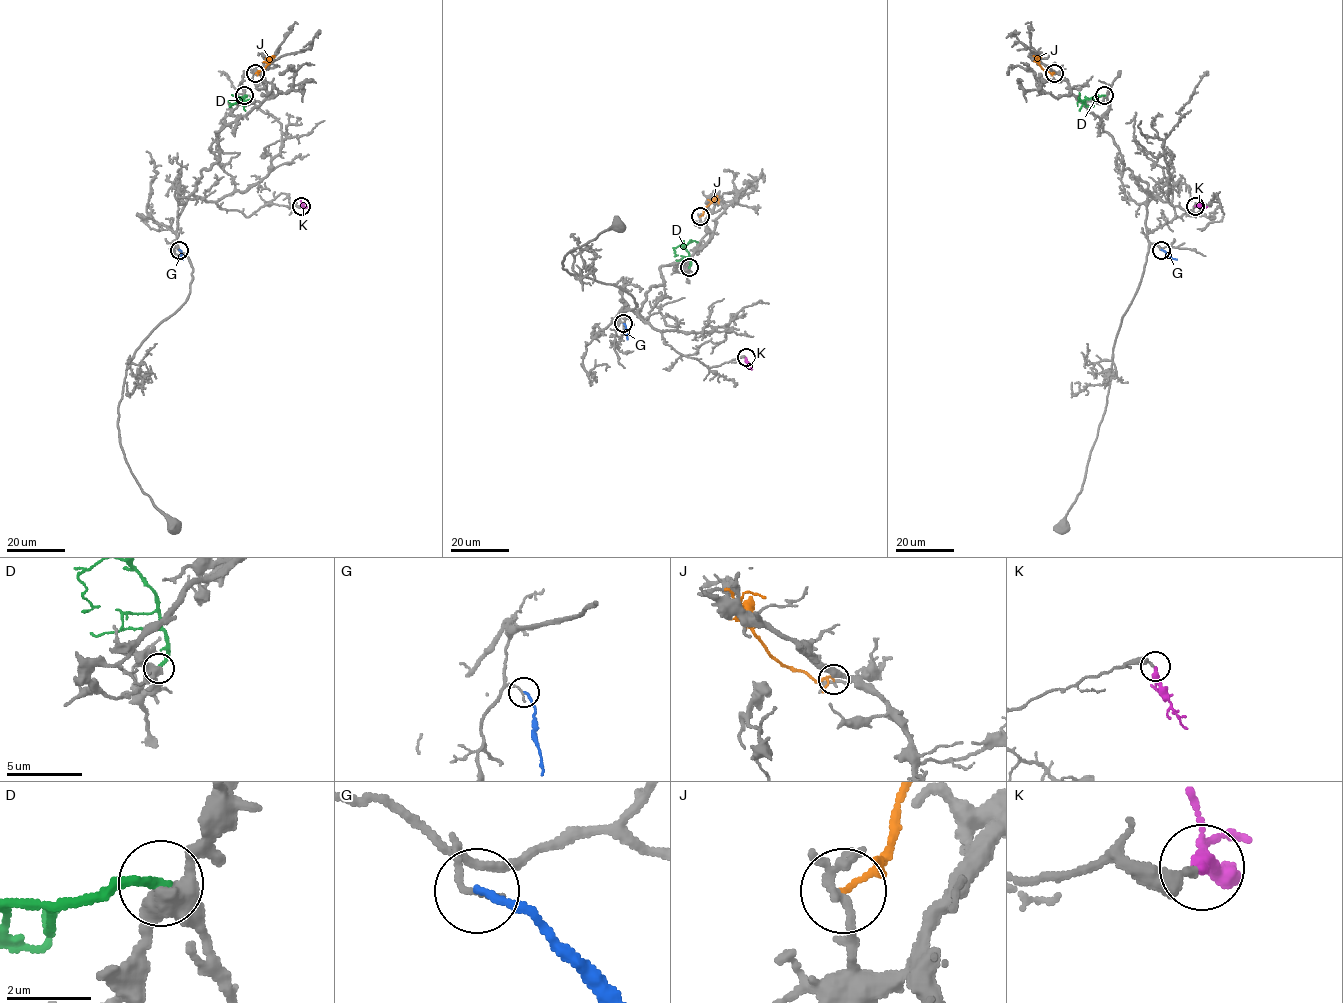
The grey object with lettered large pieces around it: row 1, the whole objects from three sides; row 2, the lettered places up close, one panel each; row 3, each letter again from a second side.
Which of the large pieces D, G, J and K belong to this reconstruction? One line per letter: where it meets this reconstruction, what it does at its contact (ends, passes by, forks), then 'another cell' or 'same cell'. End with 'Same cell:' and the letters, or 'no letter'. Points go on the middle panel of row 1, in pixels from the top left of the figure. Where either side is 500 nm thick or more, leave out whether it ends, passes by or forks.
D: meets grey at (689, 267); it ends there; another cell
G: meets grey at (623, 323); it ends there; another cell
J: meets grey at (700, 216); it passes by; another cell
K: meets grey at (746, 357); it passes by; same cell
Same cell: K

